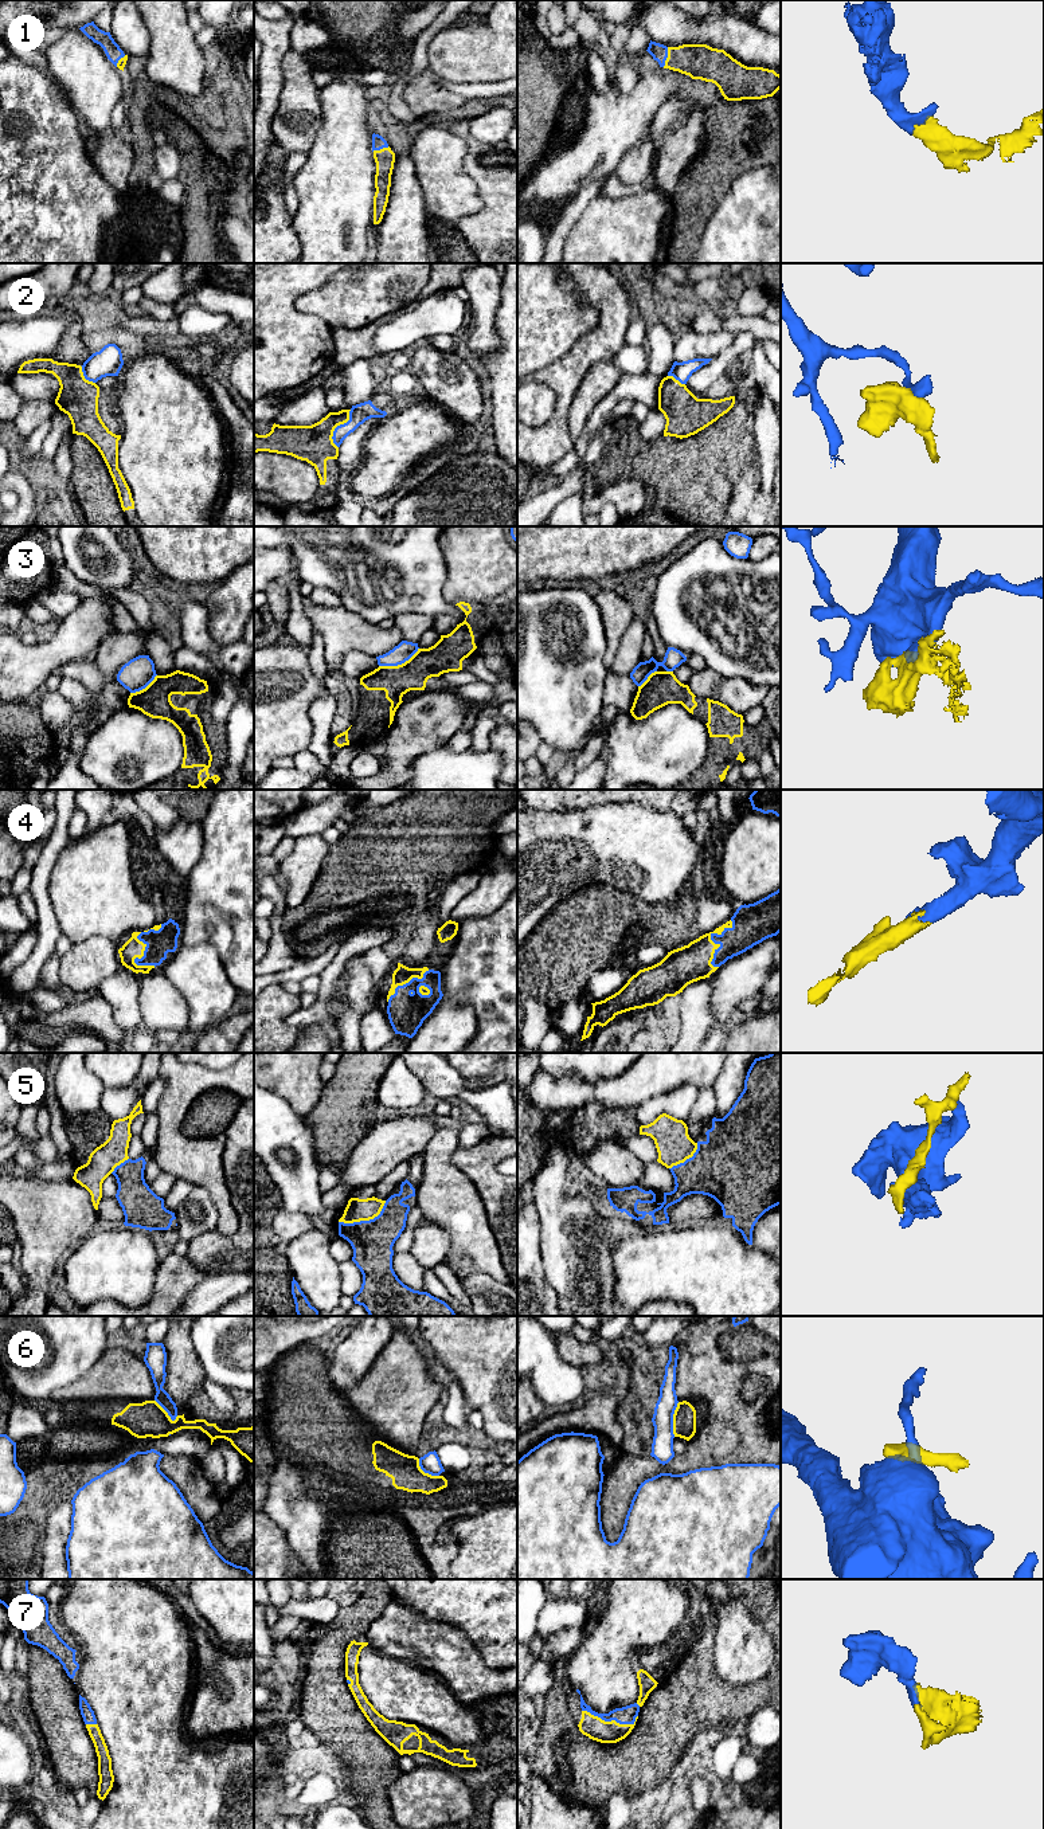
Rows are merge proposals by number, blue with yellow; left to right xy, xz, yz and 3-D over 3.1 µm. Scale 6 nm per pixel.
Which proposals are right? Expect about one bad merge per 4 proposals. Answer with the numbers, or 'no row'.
1, 4, 7

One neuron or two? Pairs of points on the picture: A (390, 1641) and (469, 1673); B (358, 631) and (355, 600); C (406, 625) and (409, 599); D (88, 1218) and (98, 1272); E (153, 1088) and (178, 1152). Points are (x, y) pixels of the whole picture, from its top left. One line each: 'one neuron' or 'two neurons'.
A: one neuron
B: two neurons
C: two neurons
D: two neurons
E: two neurons

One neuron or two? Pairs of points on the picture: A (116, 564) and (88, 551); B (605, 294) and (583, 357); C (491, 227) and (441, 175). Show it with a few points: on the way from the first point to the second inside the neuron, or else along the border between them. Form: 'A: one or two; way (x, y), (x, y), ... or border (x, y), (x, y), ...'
A: one; way (109, 564), (105, 564), (94, 555)
B: one; way (606, 310), (606, 335), (599, 341)
C: two; border (474, 181), (483, 206), (456, 226)

